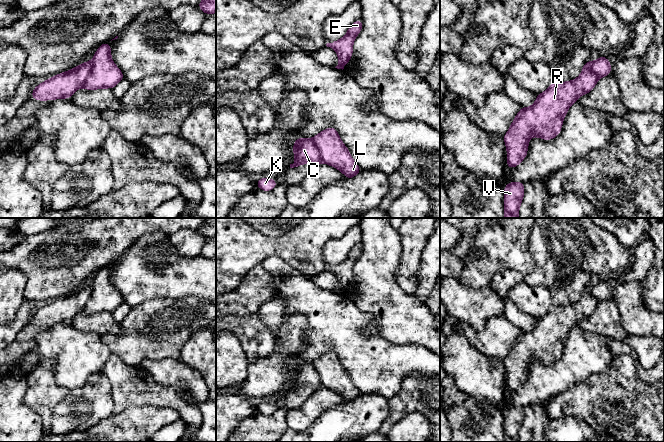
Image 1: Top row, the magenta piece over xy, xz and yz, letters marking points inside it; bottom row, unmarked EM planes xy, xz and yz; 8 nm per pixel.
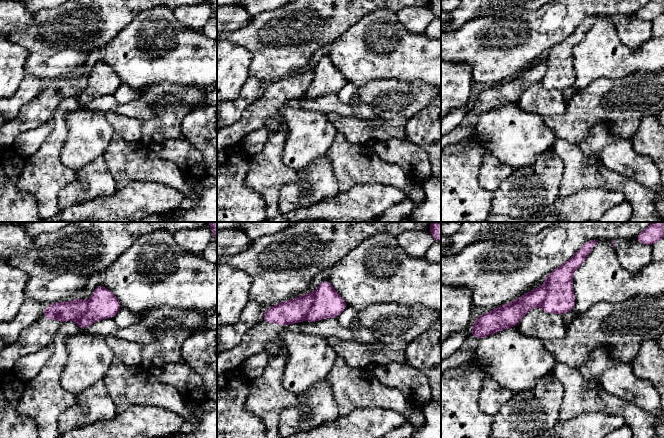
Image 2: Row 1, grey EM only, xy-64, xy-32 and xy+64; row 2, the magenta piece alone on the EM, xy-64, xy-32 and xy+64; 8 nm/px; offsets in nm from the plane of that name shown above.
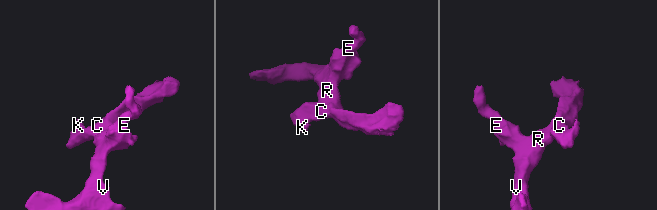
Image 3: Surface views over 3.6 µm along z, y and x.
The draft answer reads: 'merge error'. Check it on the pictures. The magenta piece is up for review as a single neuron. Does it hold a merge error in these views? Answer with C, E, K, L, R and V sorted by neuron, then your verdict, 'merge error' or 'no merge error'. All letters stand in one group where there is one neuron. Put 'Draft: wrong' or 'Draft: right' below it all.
C K / E L R V; merge error
Draft: right

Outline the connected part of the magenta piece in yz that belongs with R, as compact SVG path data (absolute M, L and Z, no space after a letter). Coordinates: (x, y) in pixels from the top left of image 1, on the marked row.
M590 60L584 64L577 79L552 83L547 90L537 95L531 107L521 106L508 132L503 135L508 169L524 160L532 136L552 140L561 132L568 108L577 102L578 97L589 93L599 80L591 70L592 62Z

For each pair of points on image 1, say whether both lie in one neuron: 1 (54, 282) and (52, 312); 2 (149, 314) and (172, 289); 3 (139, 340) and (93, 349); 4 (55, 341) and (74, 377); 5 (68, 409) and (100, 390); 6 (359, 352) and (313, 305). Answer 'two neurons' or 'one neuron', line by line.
1: two neurons
2: two neurons
3: two neurons
4: one neuron
5: one neuron
6: one neuron

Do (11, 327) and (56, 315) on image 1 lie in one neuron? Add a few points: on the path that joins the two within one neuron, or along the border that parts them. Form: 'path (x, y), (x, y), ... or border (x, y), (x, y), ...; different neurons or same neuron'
border (36, 310), (32, 318), (13, 340); different neurons

